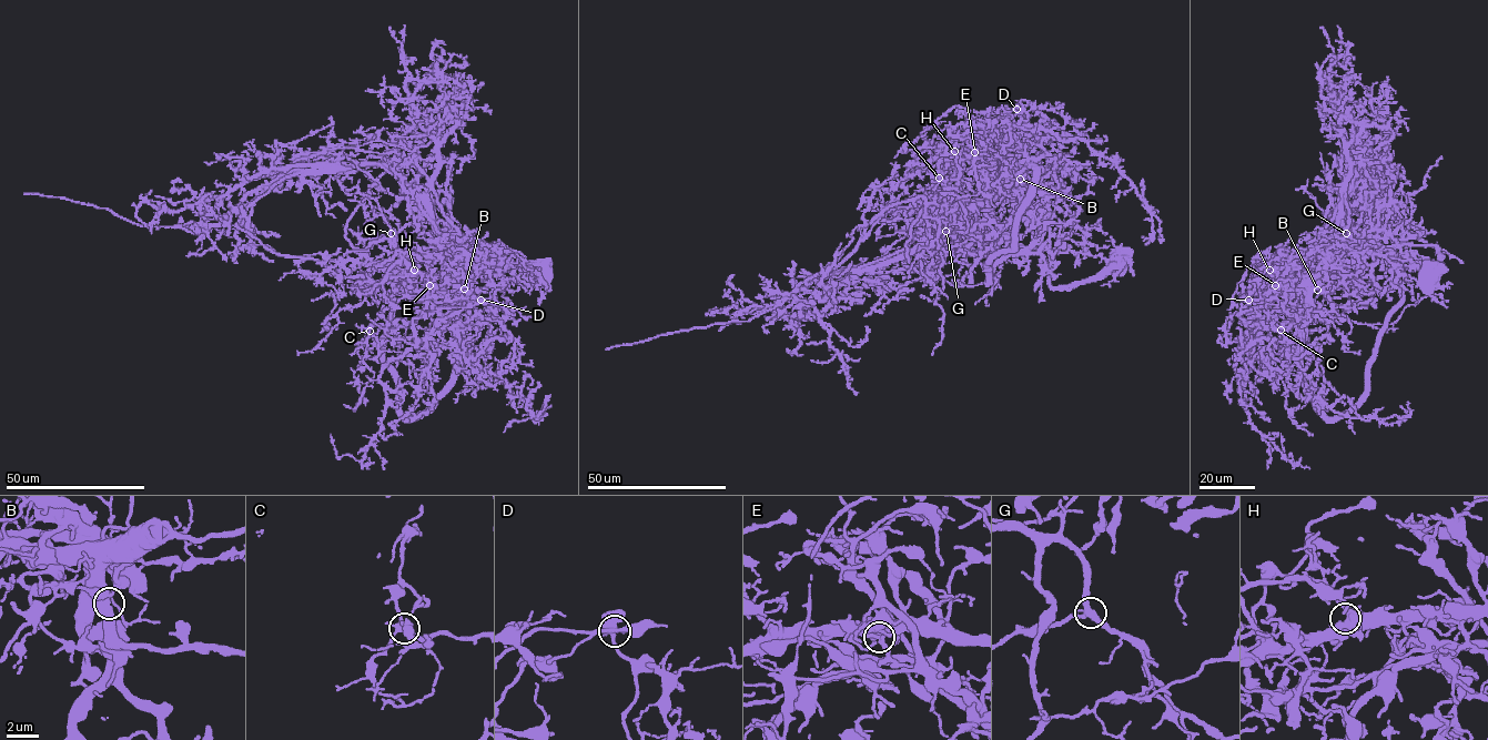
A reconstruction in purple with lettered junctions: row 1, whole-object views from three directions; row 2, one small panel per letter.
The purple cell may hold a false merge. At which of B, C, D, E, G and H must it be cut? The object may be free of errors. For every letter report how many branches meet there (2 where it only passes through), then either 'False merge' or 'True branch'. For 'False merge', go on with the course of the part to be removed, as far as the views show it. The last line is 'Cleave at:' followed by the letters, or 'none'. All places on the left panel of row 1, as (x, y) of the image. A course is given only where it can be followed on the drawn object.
B: Branches: 3. True branch
C: Branches: 5. True branch
D: Branches: 3. False merge. Course of the part to remove: (481, 298), (392, 330), (367, 275), (236, 224), (366, 162), (456, 236), (414, 152), (441, 59)
E: Branches: 5. True branch
G: Branches: 3. True branch
H: Branches: 3. True branch
Cleave at: D

